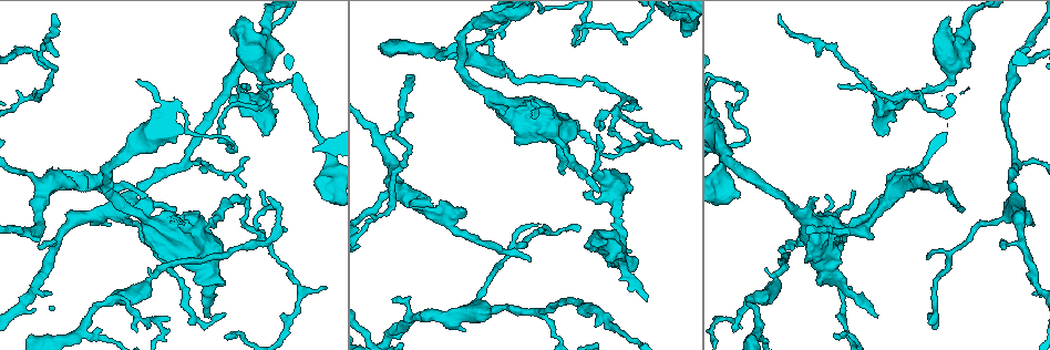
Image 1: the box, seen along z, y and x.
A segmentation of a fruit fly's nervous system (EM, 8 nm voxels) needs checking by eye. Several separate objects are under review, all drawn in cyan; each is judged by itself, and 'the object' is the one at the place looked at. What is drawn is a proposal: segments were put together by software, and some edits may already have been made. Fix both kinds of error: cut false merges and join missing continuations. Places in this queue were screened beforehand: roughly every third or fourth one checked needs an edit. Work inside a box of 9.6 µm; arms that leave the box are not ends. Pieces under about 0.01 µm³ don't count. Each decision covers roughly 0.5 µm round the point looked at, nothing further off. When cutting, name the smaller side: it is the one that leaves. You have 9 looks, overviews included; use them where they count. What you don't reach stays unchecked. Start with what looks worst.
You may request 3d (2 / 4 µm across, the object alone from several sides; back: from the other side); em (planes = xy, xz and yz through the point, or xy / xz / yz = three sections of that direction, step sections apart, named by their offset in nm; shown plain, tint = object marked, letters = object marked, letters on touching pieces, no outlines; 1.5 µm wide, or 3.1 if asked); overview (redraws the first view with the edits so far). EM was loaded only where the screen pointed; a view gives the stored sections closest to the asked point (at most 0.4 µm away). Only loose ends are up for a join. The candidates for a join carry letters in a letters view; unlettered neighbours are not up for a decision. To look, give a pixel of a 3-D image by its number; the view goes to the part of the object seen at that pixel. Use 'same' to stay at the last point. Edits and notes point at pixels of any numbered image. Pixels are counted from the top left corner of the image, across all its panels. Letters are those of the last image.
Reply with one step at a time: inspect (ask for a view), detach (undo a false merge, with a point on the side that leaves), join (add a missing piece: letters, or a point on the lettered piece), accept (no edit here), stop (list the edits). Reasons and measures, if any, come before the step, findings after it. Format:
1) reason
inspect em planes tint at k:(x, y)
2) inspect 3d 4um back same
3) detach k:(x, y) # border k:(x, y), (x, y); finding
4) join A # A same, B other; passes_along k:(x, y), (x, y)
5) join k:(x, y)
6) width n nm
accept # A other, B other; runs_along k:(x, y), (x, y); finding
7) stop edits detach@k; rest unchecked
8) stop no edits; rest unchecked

long arm stops here
inspect 3d 2um at 1:(529, 260)

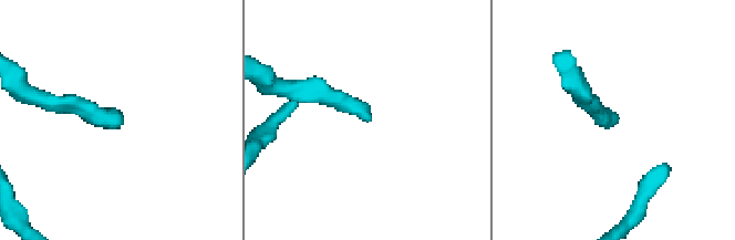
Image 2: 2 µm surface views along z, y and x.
inspect em xy step 8 letters at 2:(121, 118)

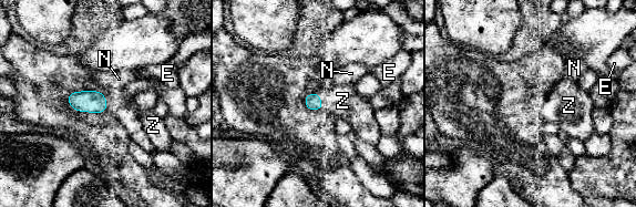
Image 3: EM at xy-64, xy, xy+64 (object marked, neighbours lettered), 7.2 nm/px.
join Z # E other, N other, Z same; it goes on there

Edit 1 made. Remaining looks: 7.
redraw
inspect overview

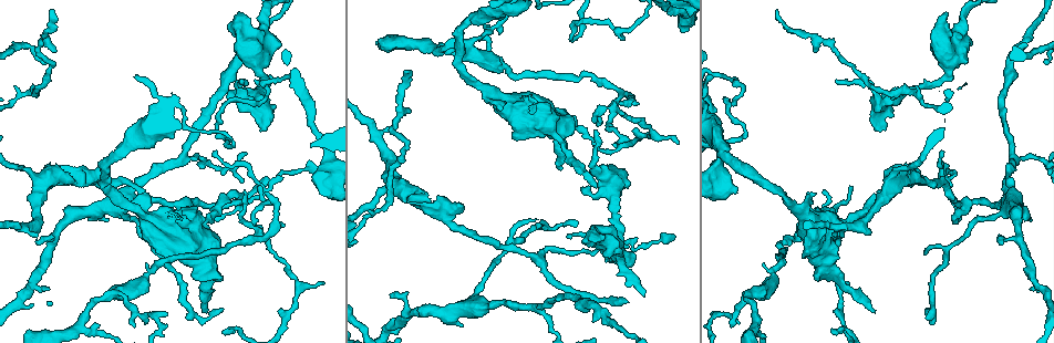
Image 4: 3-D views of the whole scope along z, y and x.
inspect 3d 4um at 4:(875, 313)

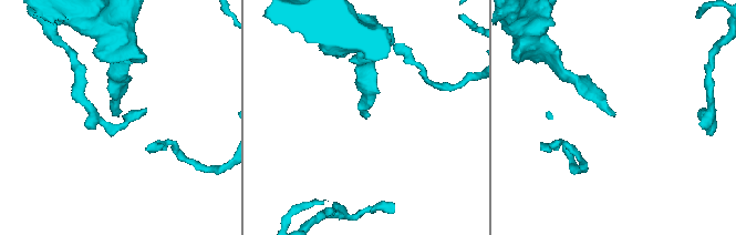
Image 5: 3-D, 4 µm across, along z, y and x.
now the EM
inspect em planes plain at 5:(115, 115)

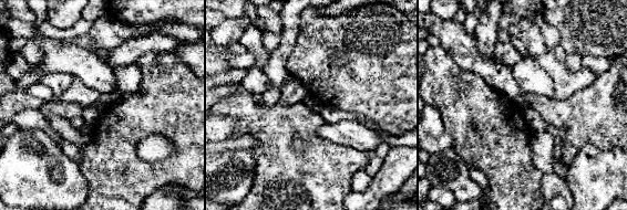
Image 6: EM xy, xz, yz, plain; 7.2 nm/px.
inspect em planes letters same

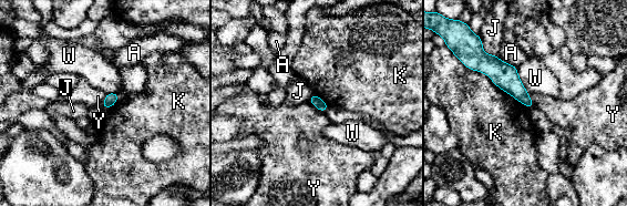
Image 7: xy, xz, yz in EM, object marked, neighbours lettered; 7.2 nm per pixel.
accept # A other, J other, K other, W other, Y other; border 7:(464, 64), (483, 72), (528, 107); none of them fits

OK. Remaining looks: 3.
tapers out
inspect 3d 4um at 4:(808, 191)

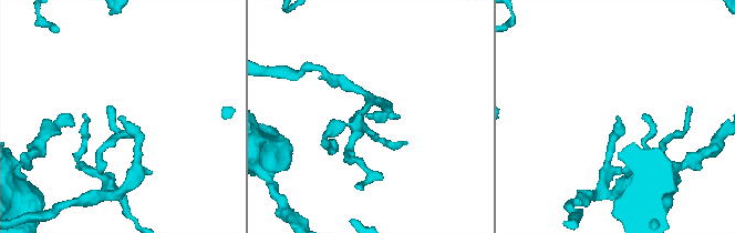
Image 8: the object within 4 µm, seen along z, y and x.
now the EM
inspect em planes letters at 8:(369, 114)

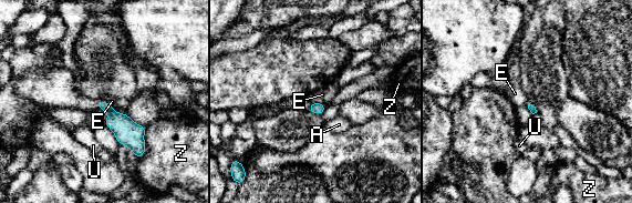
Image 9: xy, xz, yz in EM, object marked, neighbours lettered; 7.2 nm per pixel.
longest_contact Z 240 nm
accept # A other, E other, U other, Z other; border 9:(101, 100), (105, 100), (112, 107); no lettered piece goes on from it

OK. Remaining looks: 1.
stop edits join@3; rest unchecked

